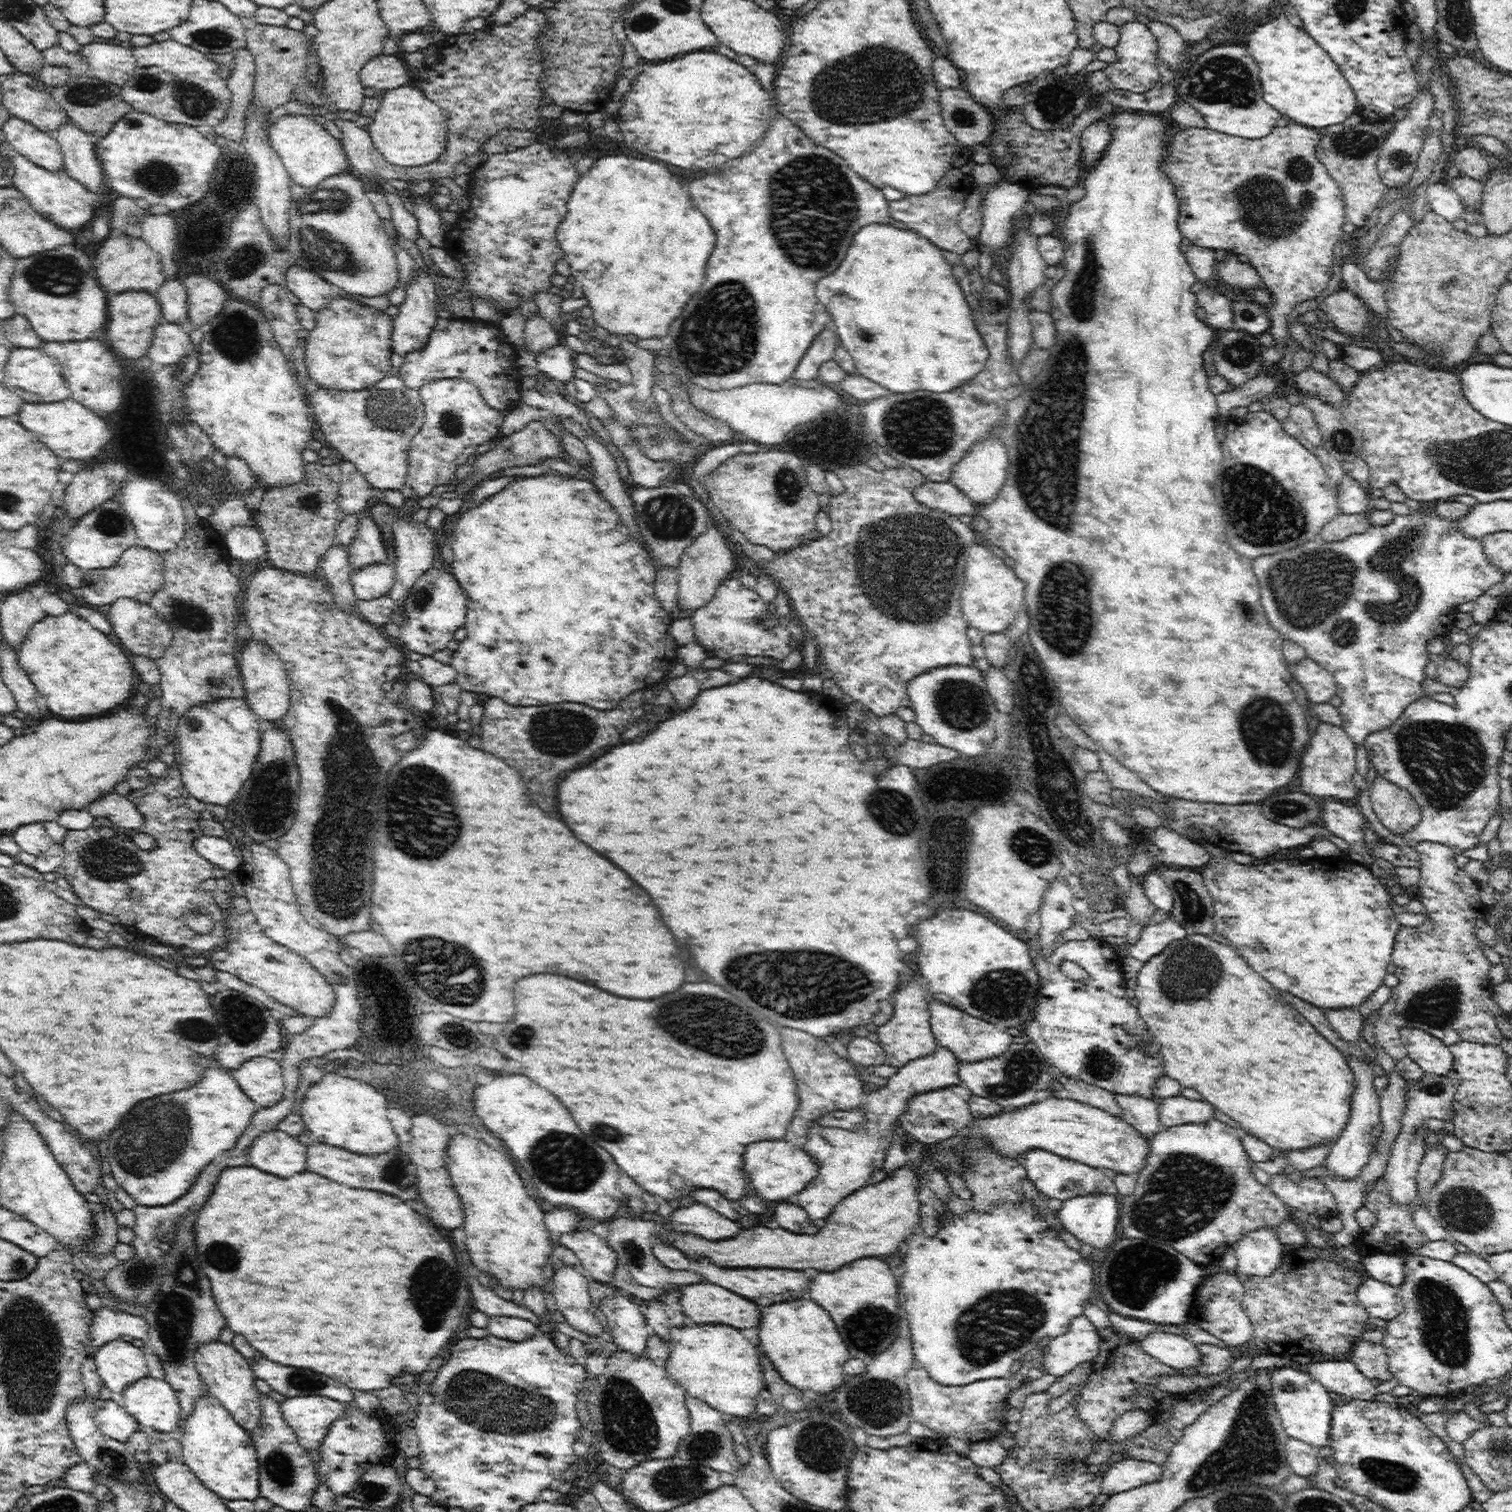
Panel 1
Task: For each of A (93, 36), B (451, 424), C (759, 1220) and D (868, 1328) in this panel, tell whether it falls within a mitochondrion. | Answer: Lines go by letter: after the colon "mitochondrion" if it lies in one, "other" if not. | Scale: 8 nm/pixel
A: other
B: mitochondrion
C: other
D: mitochondrion

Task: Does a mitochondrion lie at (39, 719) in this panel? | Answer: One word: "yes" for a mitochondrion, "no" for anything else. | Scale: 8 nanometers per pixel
no

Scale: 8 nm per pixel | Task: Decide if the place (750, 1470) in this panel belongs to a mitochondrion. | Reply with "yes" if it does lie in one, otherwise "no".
no

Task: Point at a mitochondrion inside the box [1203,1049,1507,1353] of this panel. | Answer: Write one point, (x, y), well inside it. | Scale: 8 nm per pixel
(1464, 1210)

